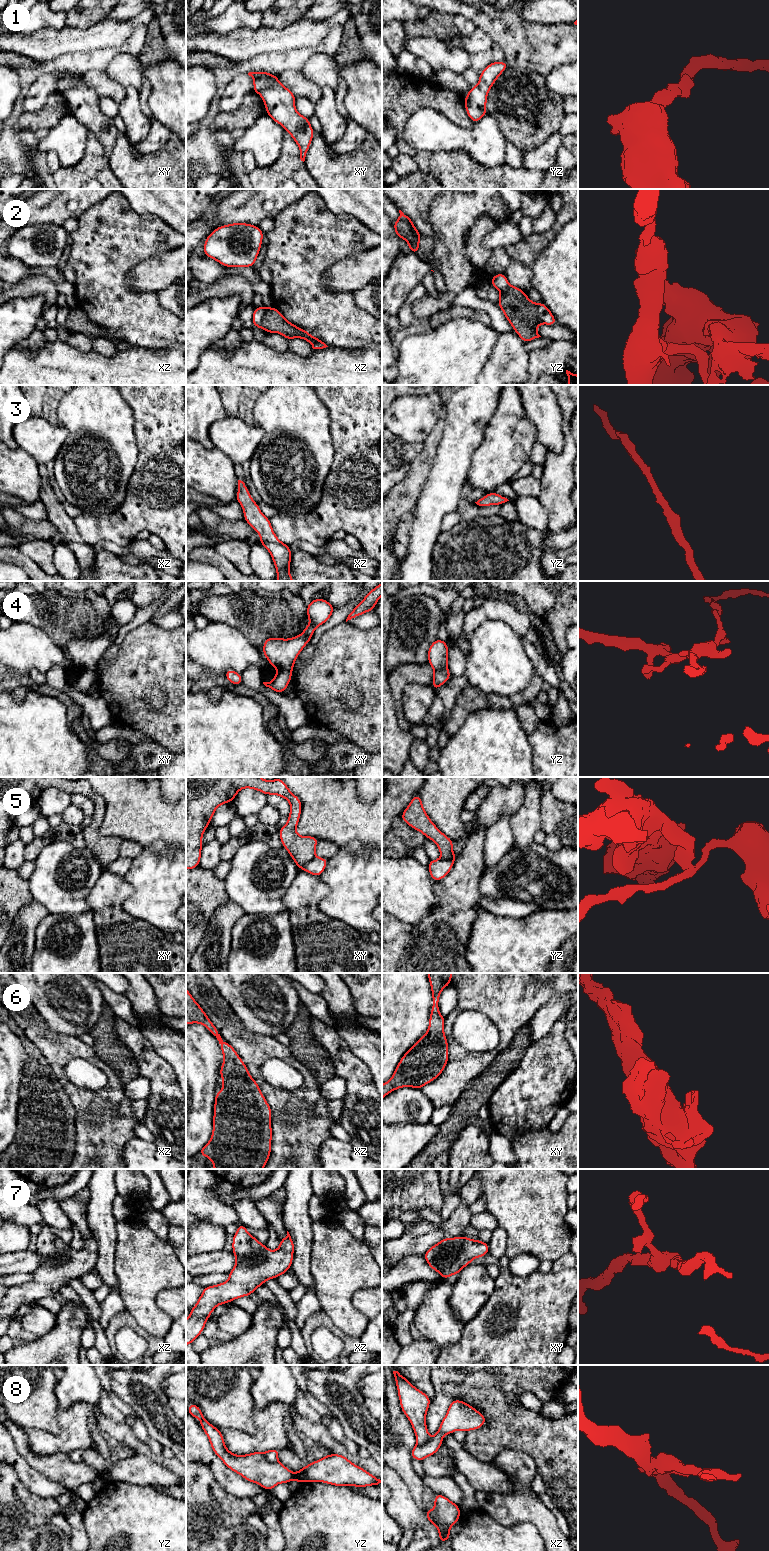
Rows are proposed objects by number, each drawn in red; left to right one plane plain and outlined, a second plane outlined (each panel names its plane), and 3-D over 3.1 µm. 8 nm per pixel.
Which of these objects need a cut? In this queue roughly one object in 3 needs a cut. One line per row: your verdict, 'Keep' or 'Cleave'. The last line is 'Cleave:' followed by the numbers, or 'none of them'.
1: Keep
2: Cleave
3: Keep
4: Cleave
5: Cleave
6: Keep
7: Keep
8: Cleave
Cleave: 2, 4, 5, 8

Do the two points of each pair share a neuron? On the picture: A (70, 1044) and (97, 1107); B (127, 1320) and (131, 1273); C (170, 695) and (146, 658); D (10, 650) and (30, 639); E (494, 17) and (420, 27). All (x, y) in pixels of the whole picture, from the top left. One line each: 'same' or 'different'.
A: same
B: different
C: same
D: same
E: different

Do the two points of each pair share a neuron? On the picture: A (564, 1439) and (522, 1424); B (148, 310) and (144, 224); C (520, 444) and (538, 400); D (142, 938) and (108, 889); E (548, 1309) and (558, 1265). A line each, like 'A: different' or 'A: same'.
A: same
B: same
C: different
D: same
E: different

